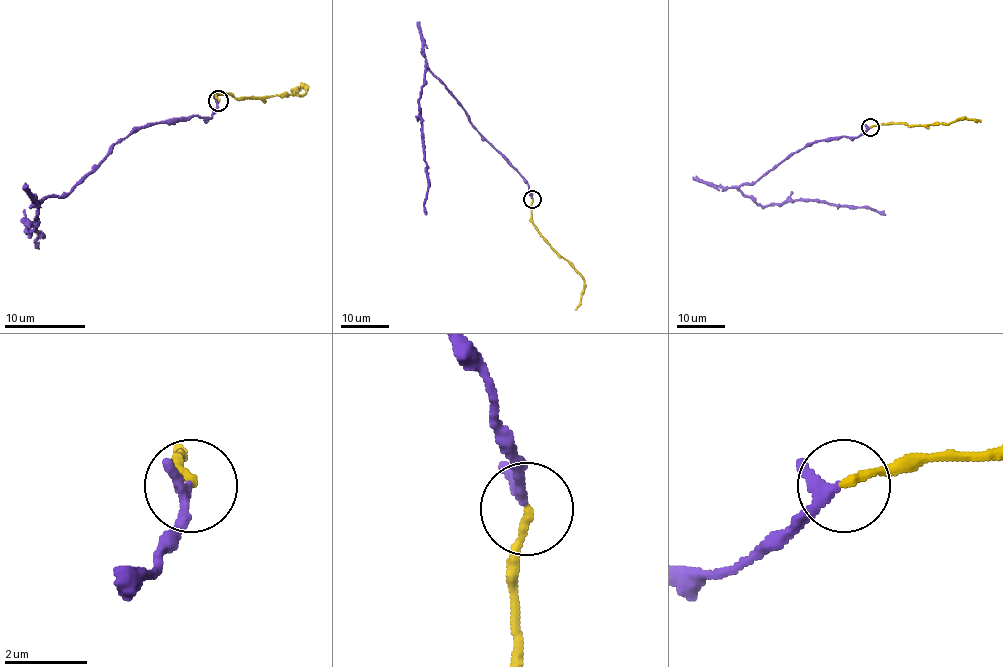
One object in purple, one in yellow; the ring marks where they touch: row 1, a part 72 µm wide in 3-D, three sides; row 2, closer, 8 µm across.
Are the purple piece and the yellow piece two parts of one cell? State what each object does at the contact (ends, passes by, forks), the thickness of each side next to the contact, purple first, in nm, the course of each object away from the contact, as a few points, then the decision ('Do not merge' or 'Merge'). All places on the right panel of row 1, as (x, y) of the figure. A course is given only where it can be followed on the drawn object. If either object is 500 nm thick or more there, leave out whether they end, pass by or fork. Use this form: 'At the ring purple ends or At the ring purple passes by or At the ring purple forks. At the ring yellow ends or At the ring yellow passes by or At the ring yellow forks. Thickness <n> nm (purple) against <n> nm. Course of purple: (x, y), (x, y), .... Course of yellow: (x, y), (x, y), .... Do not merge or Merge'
At the ring purple passes by. At the ring yellow ends. Thickness 240 nm (purple) against 190 nm. Course of purple: (870, 127), (857, 137), (830, 137), (809, 143), (739, 189), (762, 205), (817, 201), (865, 207), (885, 215). Course of yellow: (870, 127), (881, 124), (929, 125), (972, 119), (980, 121). Merge

